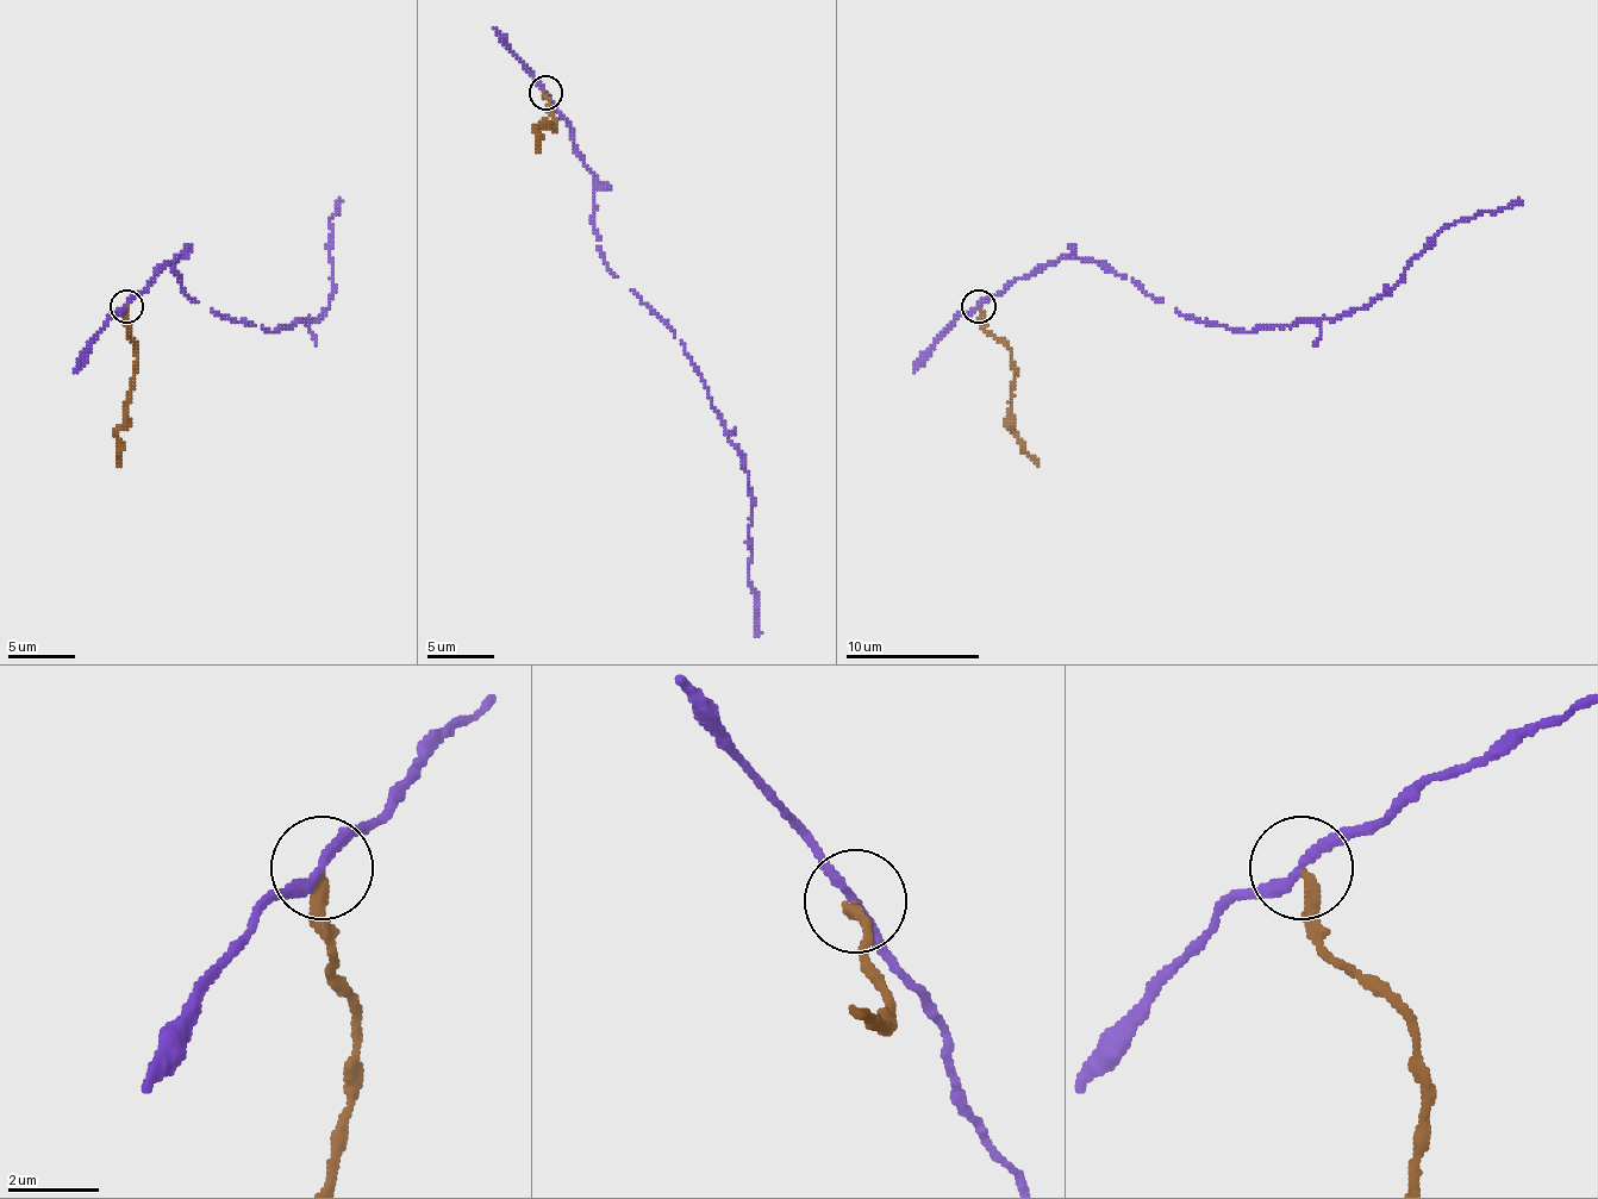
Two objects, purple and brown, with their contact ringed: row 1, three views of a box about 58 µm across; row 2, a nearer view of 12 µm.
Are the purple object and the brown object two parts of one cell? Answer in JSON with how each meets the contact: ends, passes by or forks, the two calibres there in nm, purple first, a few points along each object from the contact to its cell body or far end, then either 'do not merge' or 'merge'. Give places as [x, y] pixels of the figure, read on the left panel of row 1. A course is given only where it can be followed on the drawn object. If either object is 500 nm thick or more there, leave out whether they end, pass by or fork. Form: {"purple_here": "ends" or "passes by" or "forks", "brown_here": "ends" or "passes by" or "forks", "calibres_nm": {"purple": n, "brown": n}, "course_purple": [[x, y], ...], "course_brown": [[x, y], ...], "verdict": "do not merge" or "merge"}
{"purple_here": "passes by", "brown_here": "ends", "calibres_nm": {"purple": 190, "brown": 280}, "course_purple": [[128, 305], [174, 257], [181, 288], [218, 314], [275, 332], [319, 318], [332, 298], [329, 220], [339, 200]], "course_brown": [[128, 305], [128, 325], [137, 351], [124, 425], [117, 432], [120, 466]], "verdict": "do not merge"}

